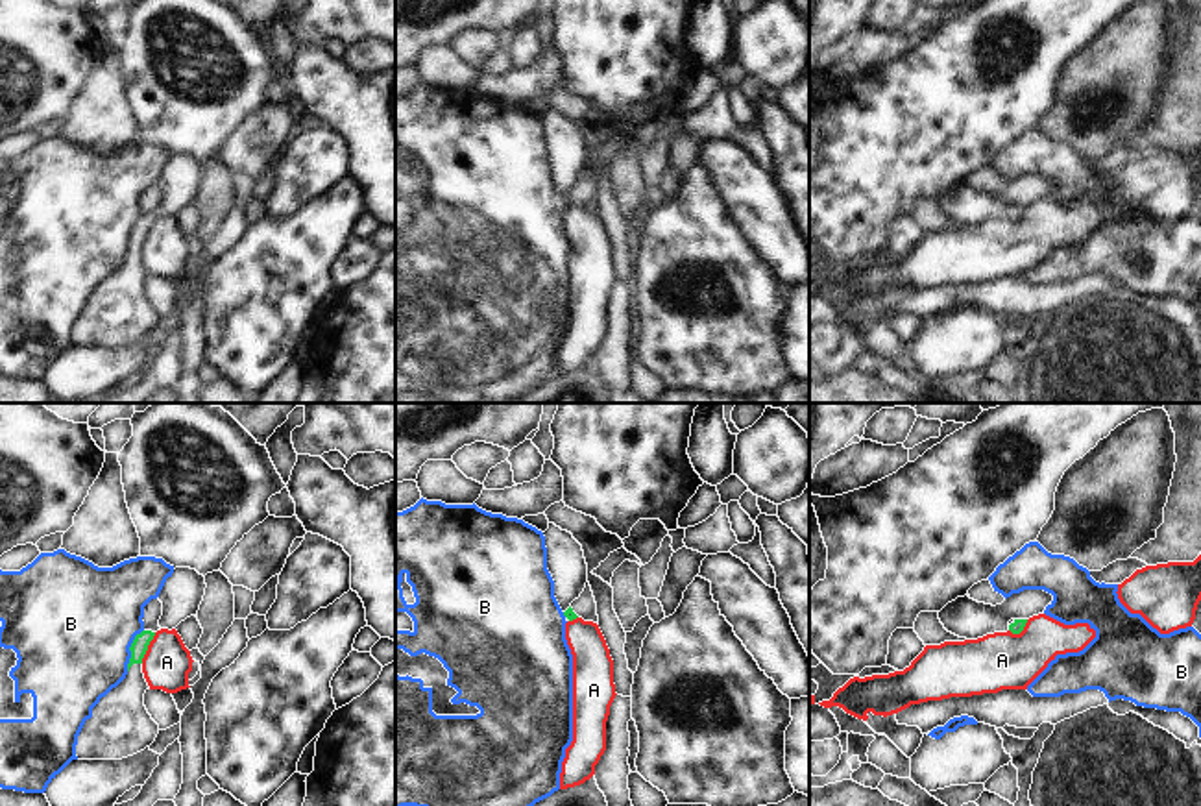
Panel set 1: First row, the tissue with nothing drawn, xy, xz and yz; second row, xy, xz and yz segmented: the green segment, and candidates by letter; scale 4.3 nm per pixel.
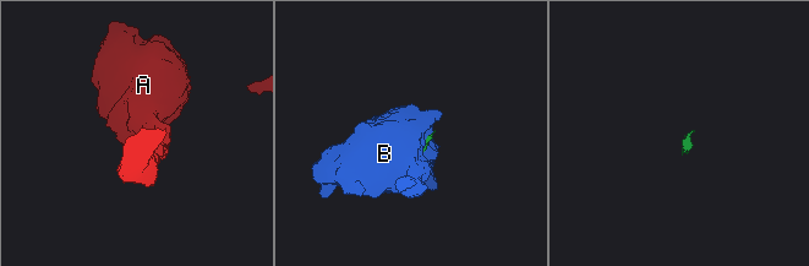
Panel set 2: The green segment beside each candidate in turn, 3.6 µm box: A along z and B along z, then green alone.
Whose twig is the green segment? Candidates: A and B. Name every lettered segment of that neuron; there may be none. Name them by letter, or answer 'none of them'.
none of them

